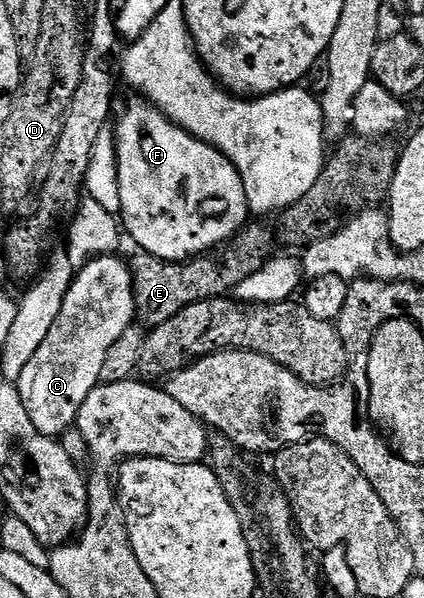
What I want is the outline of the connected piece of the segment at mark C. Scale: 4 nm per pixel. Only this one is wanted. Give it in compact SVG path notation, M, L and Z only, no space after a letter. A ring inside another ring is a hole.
M115 254L98 255L76 271L52 330L41 342L29 364L21 371L17 383L19 397L30 421L41 434L59 438L74 425L81 410L81 402L85 402L87 395L99 384L101 365L105 363L107 352L113 347L113 342L117 342L117 338L121 338L121 334L132 327L136 319L131 269L126 259L118 260L117 257Z

